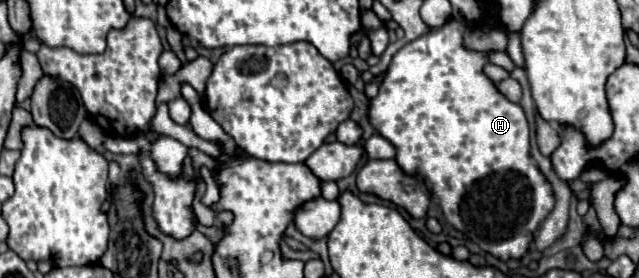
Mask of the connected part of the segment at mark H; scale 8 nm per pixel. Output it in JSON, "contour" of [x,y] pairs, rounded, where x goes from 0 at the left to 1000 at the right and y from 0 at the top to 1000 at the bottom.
{"contour":[[[706,72],[678,115],[656,129],[624,173],[599,273],[590,353],[581,360],[577,424],[587,468],[606,496],[618,540],[618,576],[637,626],[659,626],[674,655],[687,712],[696,791],[740,863],[756,906],[784,935],[815,928],[828,899],[834,842],[869,719],[859,655],[828,561],[828,453],[812,374],[797,367],[756,266],[762,201],[725,165],[728,94]]]}

